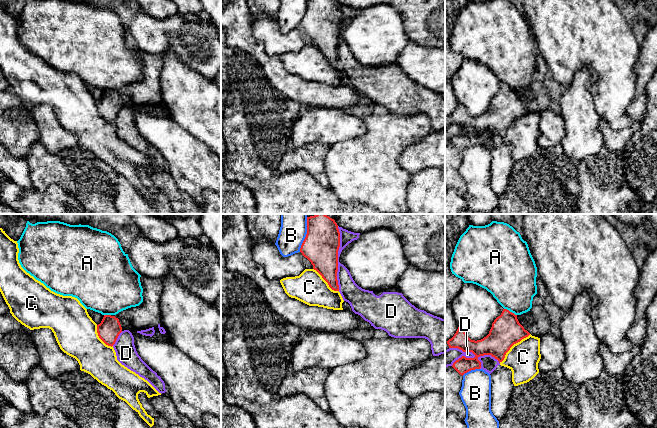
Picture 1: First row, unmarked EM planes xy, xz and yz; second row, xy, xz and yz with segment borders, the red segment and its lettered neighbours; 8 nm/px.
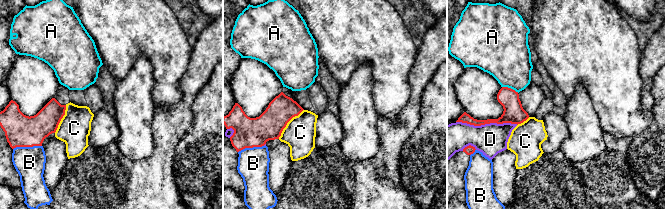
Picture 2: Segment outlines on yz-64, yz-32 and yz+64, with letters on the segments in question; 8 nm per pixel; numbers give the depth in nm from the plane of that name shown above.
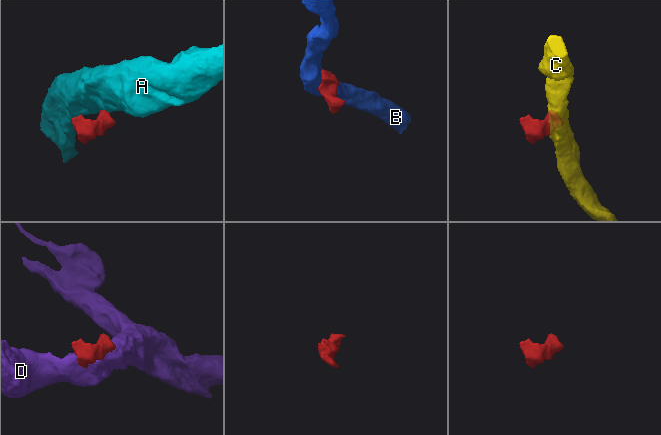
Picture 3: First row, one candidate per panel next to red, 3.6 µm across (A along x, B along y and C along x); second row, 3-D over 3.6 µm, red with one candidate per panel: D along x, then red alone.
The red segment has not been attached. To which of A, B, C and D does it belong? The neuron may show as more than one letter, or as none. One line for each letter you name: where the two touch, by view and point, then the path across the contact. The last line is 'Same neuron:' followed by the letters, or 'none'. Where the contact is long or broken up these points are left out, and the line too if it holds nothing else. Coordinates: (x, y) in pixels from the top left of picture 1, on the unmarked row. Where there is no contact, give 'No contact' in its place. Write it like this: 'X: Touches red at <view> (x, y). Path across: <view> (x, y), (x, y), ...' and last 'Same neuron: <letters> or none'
Same neuron: none

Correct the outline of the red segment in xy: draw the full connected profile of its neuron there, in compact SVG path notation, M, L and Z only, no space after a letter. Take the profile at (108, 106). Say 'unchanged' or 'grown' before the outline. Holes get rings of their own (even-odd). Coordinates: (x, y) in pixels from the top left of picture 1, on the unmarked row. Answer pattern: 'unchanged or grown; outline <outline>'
grown; outline M141 51L140 58L143 64L143 78L116 91L104 91L101 99L97 101L98 112L106 121L112 123L124 106L141 107L159 100L162 56Z

